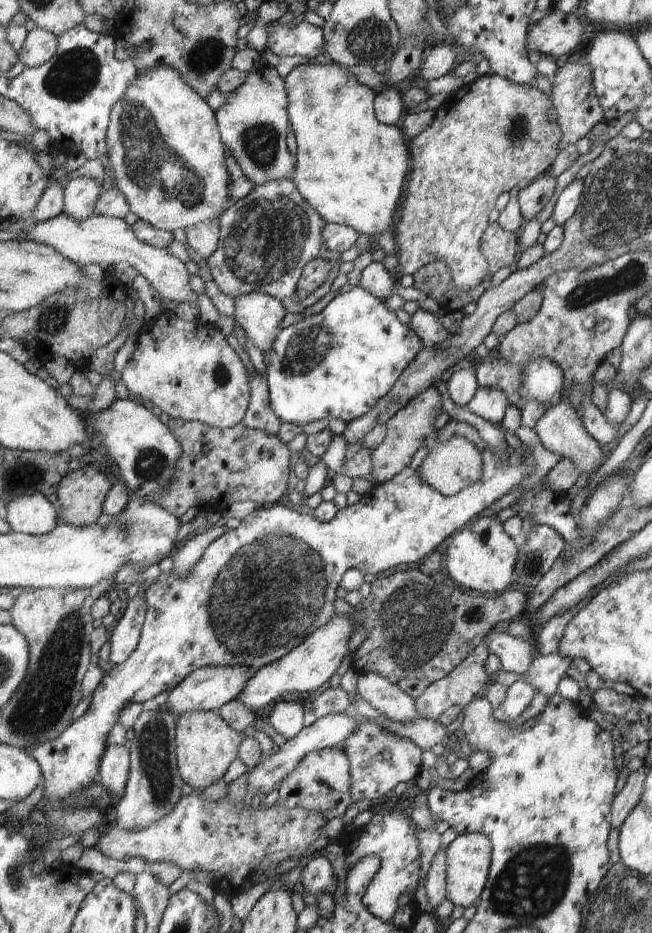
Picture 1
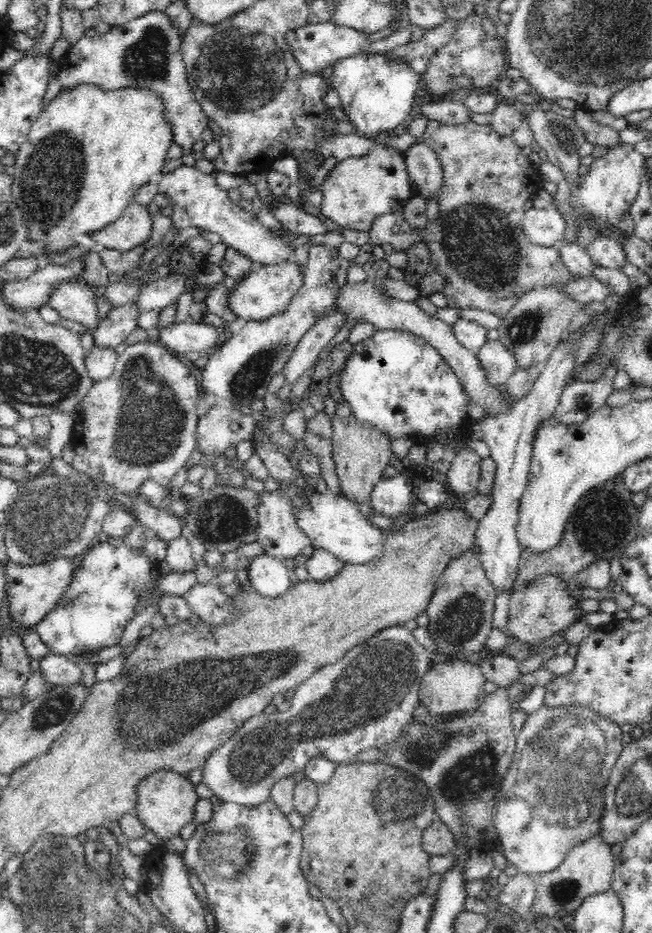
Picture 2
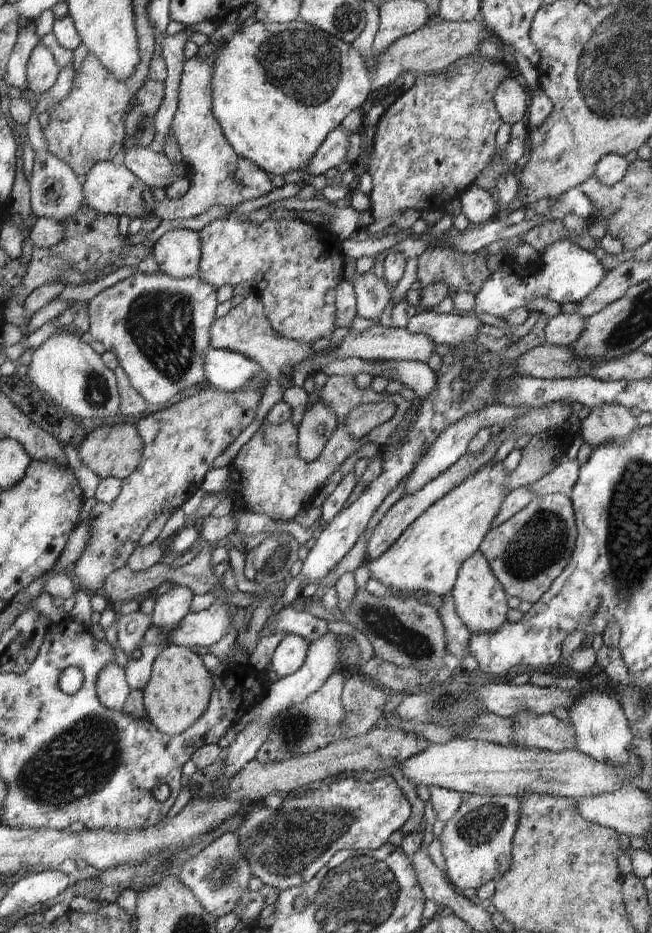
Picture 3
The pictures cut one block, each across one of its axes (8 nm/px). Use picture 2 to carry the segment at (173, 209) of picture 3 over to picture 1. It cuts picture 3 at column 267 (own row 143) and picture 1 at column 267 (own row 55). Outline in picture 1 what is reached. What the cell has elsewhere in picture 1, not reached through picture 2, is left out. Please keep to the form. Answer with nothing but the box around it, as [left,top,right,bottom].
[214,60,296,186]

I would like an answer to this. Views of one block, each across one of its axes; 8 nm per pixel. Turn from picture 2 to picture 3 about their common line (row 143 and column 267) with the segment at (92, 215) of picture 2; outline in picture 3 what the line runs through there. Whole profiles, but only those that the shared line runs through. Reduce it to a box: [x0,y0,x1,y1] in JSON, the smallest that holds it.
[212,19,371,176]

